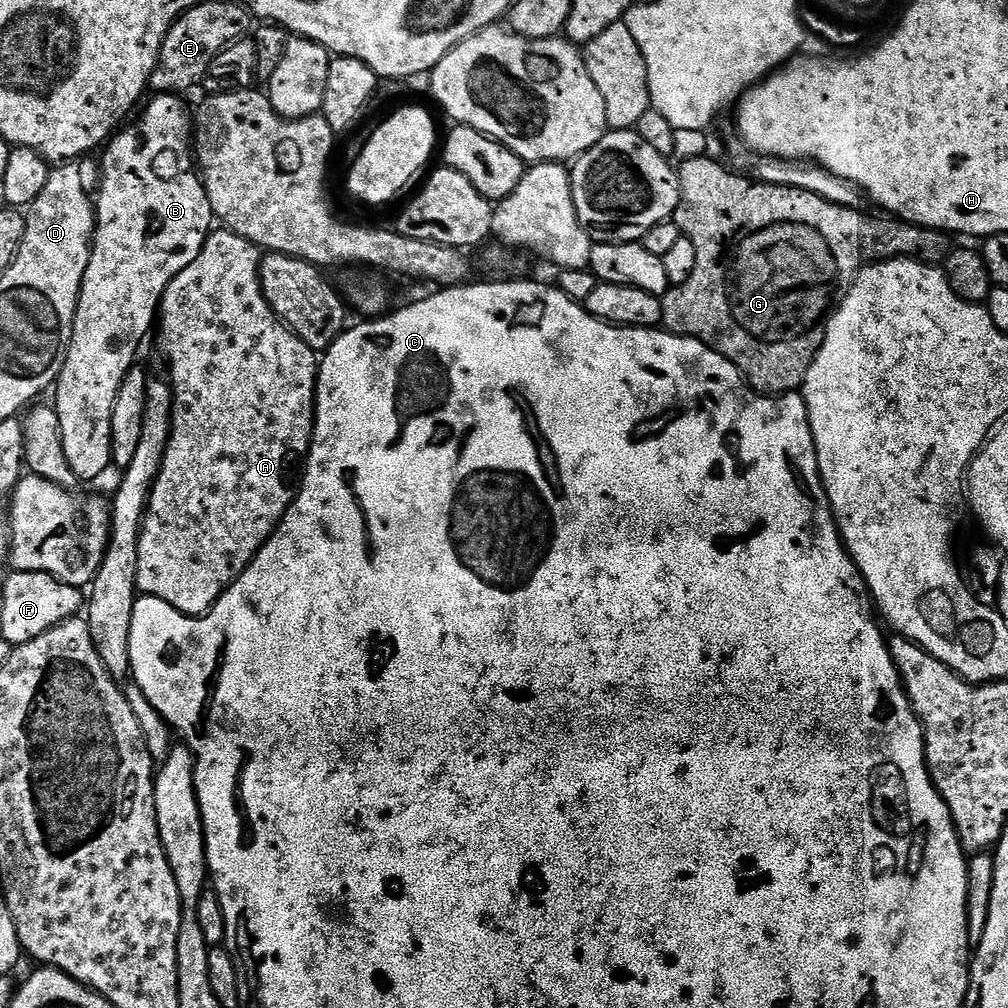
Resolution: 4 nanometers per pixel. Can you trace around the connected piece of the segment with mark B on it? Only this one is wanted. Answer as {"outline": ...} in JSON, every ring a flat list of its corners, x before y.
{"outline":[[156,94,151,98,153,100,148,105,146,105,147,103,143,105,143,108,145,107,144,117,137,124,130,125,128,129,125,127,123,130,117,131,107,141,106,147,103,149,103,152,105,151,104,181,100,184,100,193,95,193,94,196,97,223,96,235,92,237,90,262,86,266,86,274,80,287,80,301,76,307,76,317,72,327,72,341,68,347,66,362,62,366,60,377,56,379,54,385,54,393,56,392,54,407,58,414,58,422,62,426,62,446,66,450,66,458,70,462,70,470,74,470,77,481,80,482,96,480,107,468,111,469,113,467,112,447,110,446,110,418,114,410,114,398,122,386,122,378,126,378,128,371,137,363,136,351,139,350,140,343,144,340,144,335,151,328,153,331,154,319,166,286,178,273,186,270,186,266,190,266,190,262,194,262,194,258,198,258,198,254,204,249,204,244,208,240,209,232,213,231,214,228,210,198,206,194,204,181,199,171,194,167,194,160,190,155,190,141,194,136,194,120,190,115,190,108,188,112,187,106,180,101,183,99,176,94]]}

